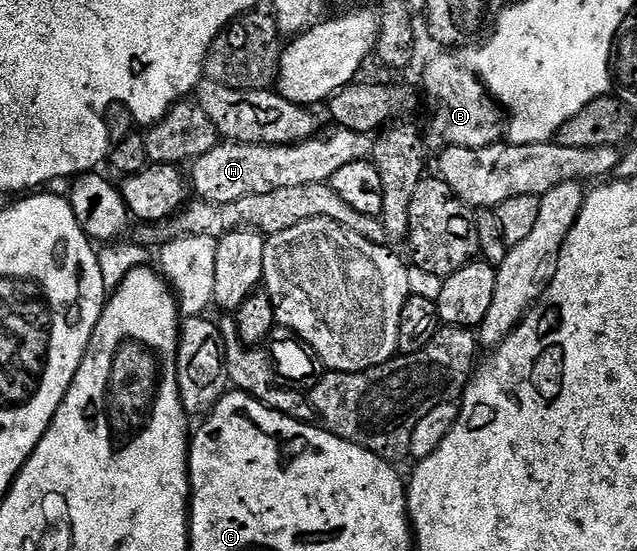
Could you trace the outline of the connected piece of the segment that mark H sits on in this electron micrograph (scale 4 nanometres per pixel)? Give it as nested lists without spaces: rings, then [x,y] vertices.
[[[329,127],[316,137],[299,141],[296,145],[252,145],[238,141],[225,141],[211,147],[207,155],[192,162],[191,189],[200,200],[211,203],[231,203],[247,195],[263,195],[267,191],[279,191],[279,187],[303,187],[304,185],[323,185],[332,182],[335,171],[347,167],[347,163],[366,160],[372,154],[374,138],[367,133],[356,133],[350,129]]]

